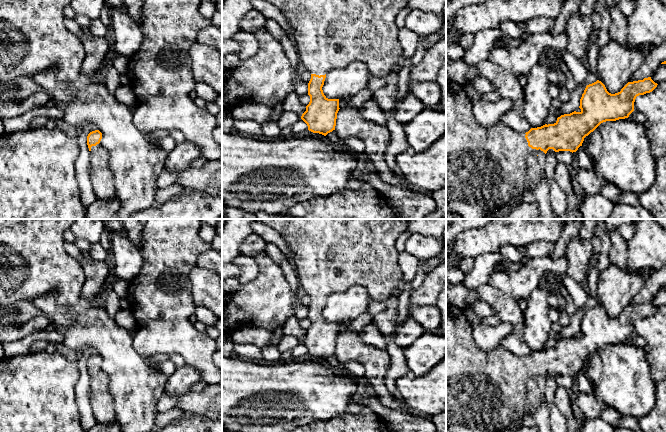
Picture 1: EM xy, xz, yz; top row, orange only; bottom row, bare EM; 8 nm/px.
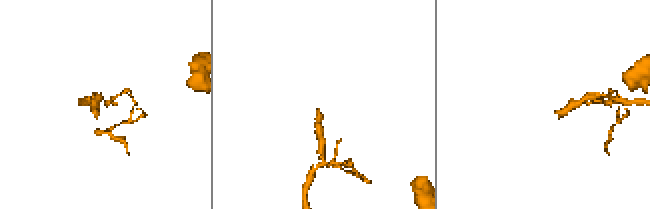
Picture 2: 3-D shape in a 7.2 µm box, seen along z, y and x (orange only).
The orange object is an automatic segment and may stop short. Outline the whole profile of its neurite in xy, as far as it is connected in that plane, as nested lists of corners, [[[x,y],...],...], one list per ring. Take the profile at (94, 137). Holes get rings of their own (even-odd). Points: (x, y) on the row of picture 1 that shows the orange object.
[[[92,131],[87,136],[87,145],[90,151],[90,169],[93,191],[97,199],[111,200],[116,195],[114,177],[109,166],[110,153],[101,144],[102,133]]]

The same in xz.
[[[264,0],[276,6],[292,26],[291,35],[300,54],[303,70],[311,73],[308,83],[310,102],[301,119],[307,124],[308,130],[326,136],[335,130],[339,99],[328,99],[322,90],[326,74],[331,69],[343,68],[354,61],[361,61],[374,77],[387,76],[403,54],[398,38],[399,28],[395,24],[397,14],[406,7],[407,0]]]

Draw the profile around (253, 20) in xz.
[[[252,9],[239,23],[242,31],[250,32],[255,29],[265,28],[267,18],[258,11]]]

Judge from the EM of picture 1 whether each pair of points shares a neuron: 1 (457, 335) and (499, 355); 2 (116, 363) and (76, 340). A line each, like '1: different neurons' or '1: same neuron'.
1: same neuron
2: same neuron

